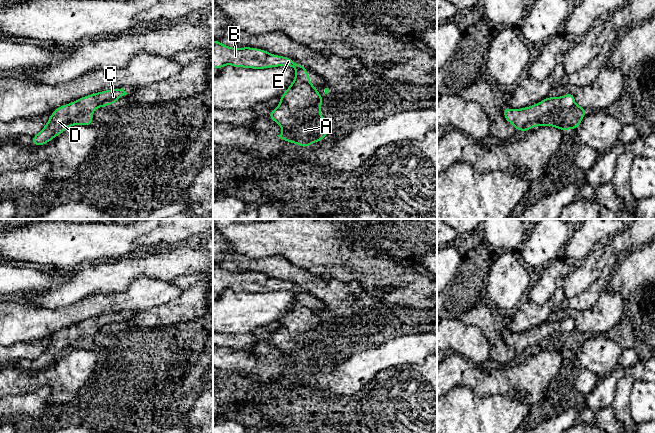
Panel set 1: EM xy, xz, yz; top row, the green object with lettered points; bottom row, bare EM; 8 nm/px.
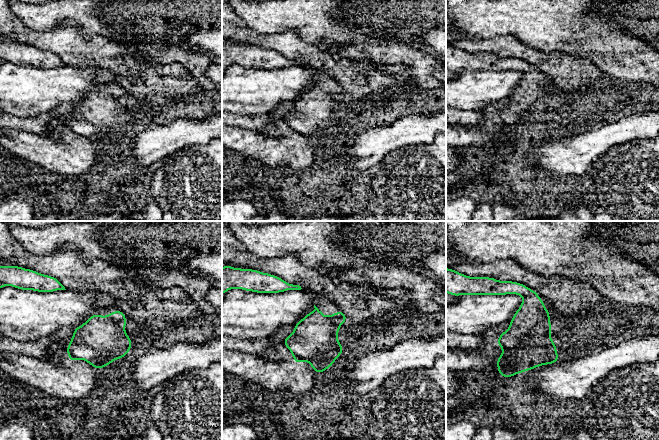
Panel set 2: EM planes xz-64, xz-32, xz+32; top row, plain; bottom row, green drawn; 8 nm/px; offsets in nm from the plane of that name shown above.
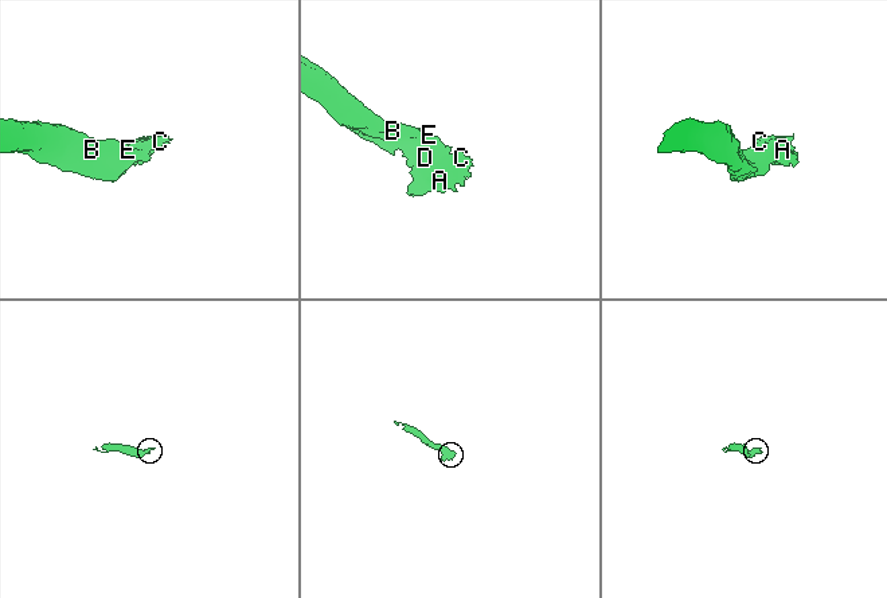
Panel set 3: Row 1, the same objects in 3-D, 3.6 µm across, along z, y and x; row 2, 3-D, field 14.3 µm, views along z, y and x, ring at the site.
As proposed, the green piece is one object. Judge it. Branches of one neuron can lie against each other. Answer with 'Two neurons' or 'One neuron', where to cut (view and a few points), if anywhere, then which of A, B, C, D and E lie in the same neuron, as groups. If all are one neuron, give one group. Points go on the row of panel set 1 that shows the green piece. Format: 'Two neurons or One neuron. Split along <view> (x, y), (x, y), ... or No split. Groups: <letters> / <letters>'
One neuron. No split. Groups: A B C D E

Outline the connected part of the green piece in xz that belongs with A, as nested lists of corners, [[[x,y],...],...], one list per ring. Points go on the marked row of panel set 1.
[[[215,39],[213,41],[213,67],[220,70],[227,64],[235,68],[245,67],[251,69],[266,69],[280,66],[294,67],[296,70],[294,80],[282,96],[279,97],[280,104],[267,117],[282,128],[282,133],[277,135],[282,141],[298,144],[302,148],[317,143],[328,135],[327,126],[331,123],[326,118],[323,118],[320,112],[320,106],[324,103],[325,98],[322,99],[319,90],[310,83],[310,75],[306,72],[304,65],[296,64],[290,57],[274,55],[263,49],[252,47],[233,48],[223,45],[218,39]]]

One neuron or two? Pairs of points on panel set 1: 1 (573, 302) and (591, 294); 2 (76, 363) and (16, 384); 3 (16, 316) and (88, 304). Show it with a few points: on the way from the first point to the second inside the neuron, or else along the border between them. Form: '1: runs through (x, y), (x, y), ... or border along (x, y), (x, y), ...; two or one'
1: runs through (577, 302), (587, 298); one
2: runs through (61, 376), (42, 377), (31, 381); one
3: runs through (34, 316), (70, 315); one

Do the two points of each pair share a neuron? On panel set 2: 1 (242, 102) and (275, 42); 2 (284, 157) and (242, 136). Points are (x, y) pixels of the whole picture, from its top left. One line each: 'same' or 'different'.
1: different
2: same

